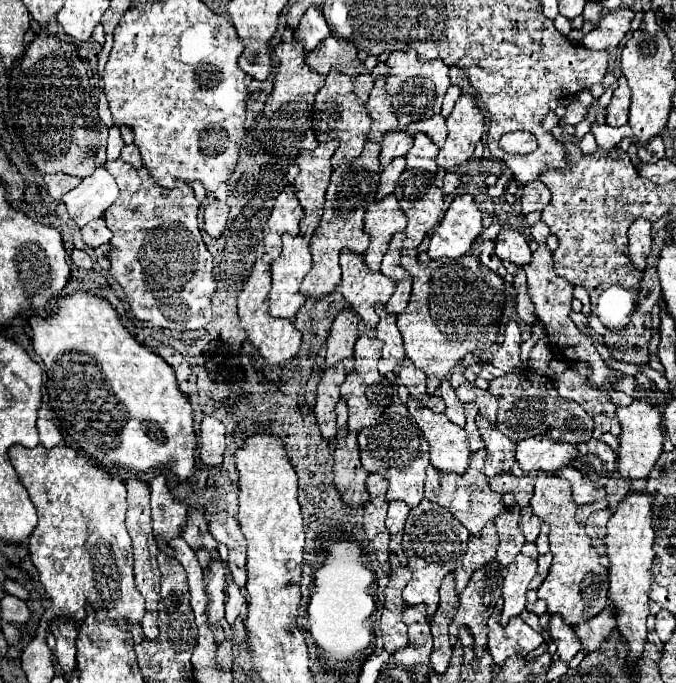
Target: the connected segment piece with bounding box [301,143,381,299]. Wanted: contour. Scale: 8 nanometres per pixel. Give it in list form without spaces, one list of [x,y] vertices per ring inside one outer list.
[[[365,143],[363,153],[353,163],[341,165],[333,171],[329,189],[327,189],[327,197],[325,197],[321,223],[315,229],[311,243],[309,243],[313,265],[301,283],[301,295],[305,299],[321,299],[325,295],[331,295],[337,289],[337,285],[341,283],[339,253],[343,249],[349,249],[357,255],[363,255],[367,251],[369,237],[363,231],[363,215],[375,199],[379,175],[381,175],[379,143]]]

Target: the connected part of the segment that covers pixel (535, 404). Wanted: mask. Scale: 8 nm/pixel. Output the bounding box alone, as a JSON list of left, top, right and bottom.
[489,371,593,445]

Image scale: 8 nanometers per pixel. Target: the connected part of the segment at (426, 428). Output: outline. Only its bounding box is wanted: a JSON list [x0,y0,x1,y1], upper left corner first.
[411,399,469,475]

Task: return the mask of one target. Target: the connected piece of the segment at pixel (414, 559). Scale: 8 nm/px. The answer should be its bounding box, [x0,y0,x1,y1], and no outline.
[401,499,469,619]

